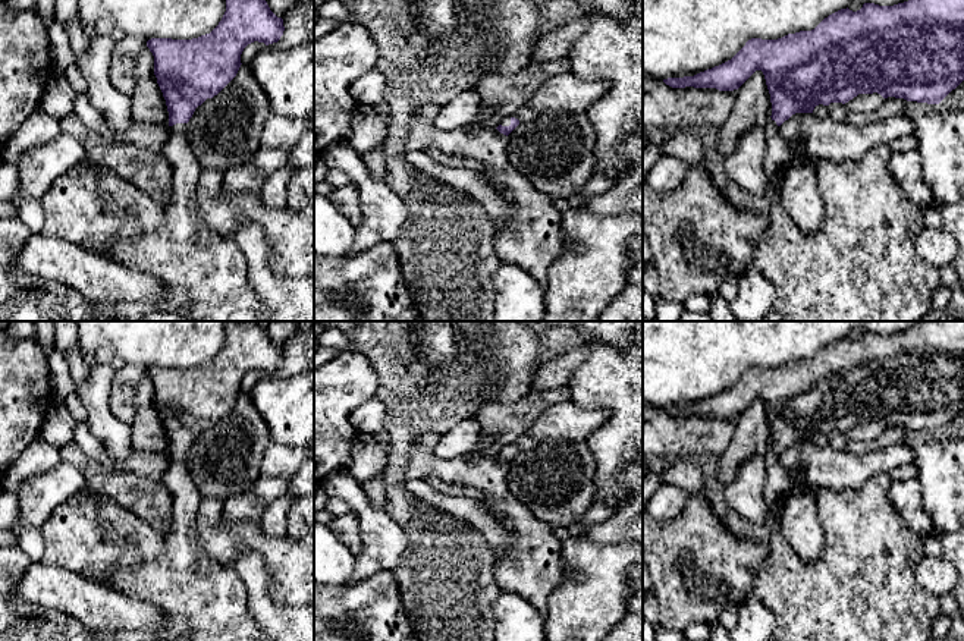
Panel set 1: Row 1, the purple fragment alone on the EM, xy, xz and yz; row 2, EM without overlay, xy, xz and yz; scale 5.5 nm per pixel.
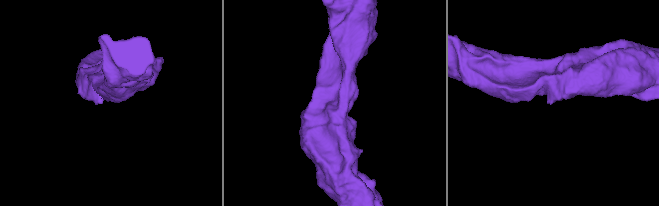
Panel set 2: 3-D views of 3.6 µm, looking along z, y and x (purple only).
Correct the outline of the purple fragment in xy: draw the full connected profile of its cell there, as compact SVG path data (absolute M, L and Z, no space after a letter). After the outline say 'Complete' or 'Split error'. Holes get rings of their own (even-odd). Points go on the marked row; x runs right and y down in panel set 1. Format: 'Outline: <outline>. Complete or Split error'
Outline: M226 0L226 12L210 34L192 40L151 38L147 41L147 47L154 56L154 75L169 111L170 136L163 147L161 155L169 160L173 173L173 195L172 201L164 207L164 223L158 230L126 238L109 238L97 252L125 267L154 276L163 283L169 298L164 302L90 301L94 317L104 317L107 321L142 321L150 312L185 311L186 321L260 321L263 304L248 280L247 261L242 251L235 242L213 235L200 220L195 195L202 167L188 144L186 123L198 106L207 98L217 95L236 76L242 65L241 54L248 44L254 41L266 45L277 43L283 31L283 19L270 10L266 0Z. Split error

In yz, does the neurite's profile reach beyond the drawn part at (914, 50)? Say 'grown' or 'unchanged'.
grown

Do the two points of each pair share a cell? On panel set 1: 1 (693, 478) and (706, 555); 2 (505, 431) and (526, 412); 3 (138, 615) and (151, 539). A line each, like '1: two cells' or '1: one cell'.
1: two cells
2: one cell
3: two cells

